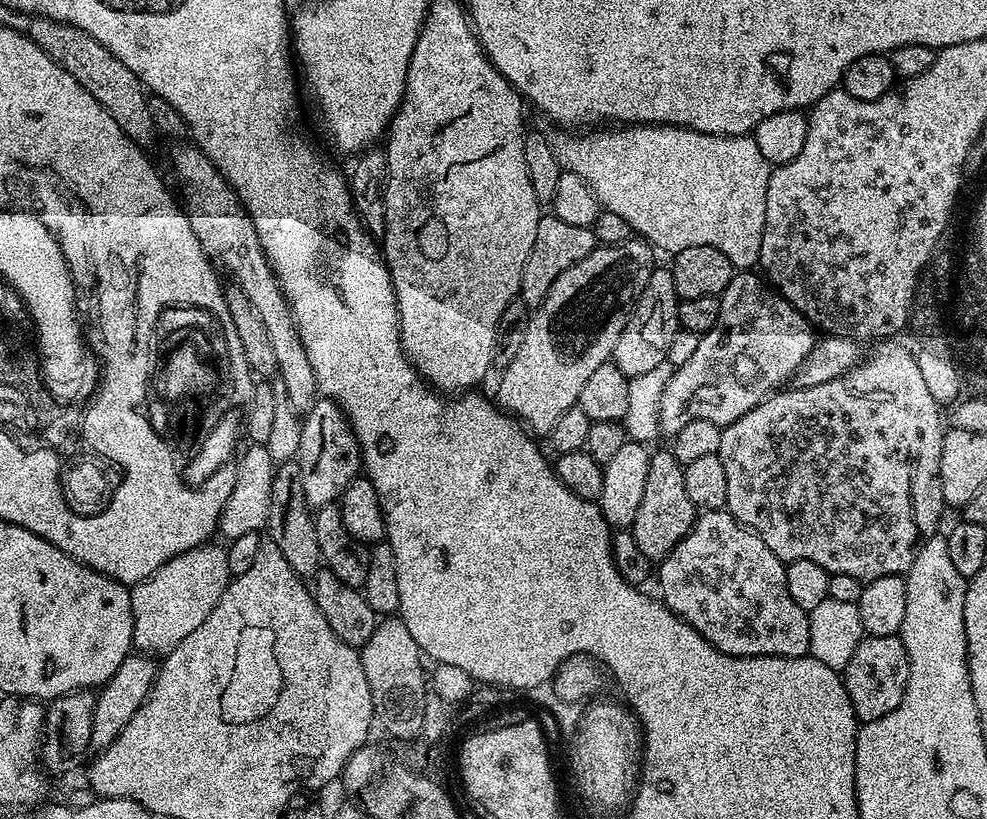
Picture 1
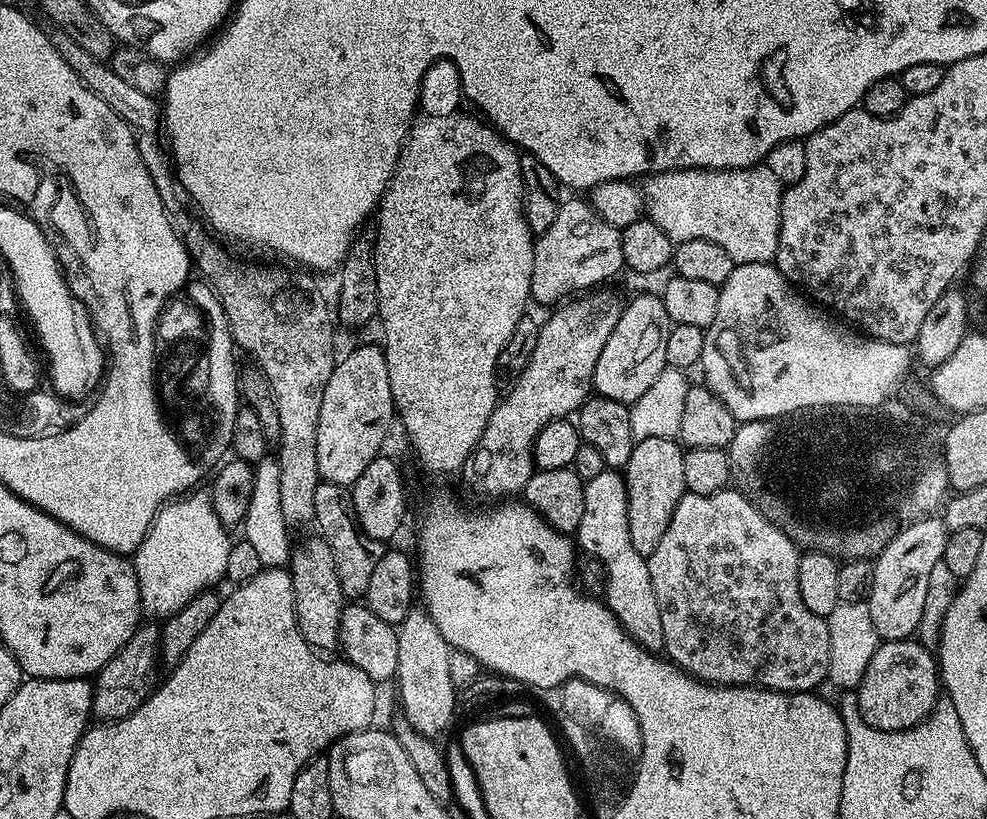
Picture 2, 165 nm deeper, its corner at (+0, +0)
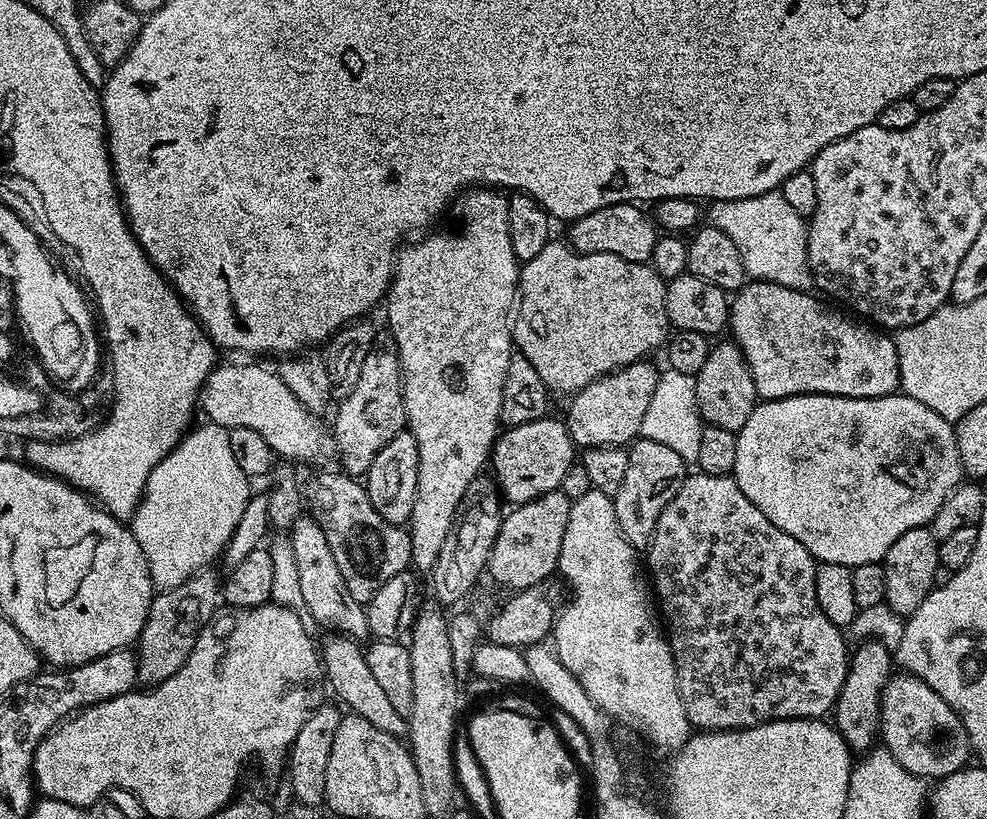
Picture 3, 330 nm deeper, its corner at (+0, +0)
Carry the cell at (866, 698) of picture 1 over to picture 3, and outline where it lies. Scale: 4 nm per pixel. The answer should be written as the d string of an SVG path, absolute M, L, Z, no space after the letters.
M896 674L889 679L880 695L879 735L890 755L910 770L910 774L921 778L949 776L959 772L970 760L968 735L958 714L930 690L925 680L916 676Z

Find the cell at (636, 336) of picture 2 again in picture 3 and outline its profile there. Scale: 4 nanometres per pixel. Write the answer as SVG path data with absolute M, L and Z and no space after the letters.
M647 359L618 368L609 376L590 382L581 392L571 397L566 423L568 433L577 449L597 448L598 446L628 446L640 436L642 417L650 407L654 386L658 386L660 372Z

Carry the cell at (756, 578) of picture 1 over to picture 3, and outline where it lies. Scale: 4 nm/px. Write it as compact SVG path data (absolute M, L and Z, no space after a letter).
M699 470L689 474L682 482L682 490L670 498L670 506L662 510L662 518L658 518L656 533L646 549L646 555L646 568L666 625L668 645L674 654L682 706L686 706L686 718L693 729L726 732L733 728L753 728L771 720L814 720L827 717L827 712L829 715L835 709L836 700L846 682L850 648L844 645L845 633L834 622L830 622L830 618L822 614L822 606L818 606L817 561L806 550L806 546L798 542L798 538L786 534L786 530L778 530L778 526L774 526L774 522L770 522L770 518L766 518L766 514L762 514L762 510L758 510L758 506L754 506L746 494L742 494L742 490L738 490L735 476L715 476Z

